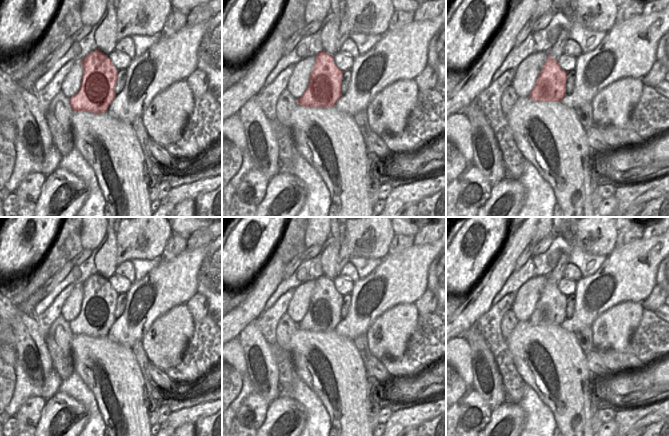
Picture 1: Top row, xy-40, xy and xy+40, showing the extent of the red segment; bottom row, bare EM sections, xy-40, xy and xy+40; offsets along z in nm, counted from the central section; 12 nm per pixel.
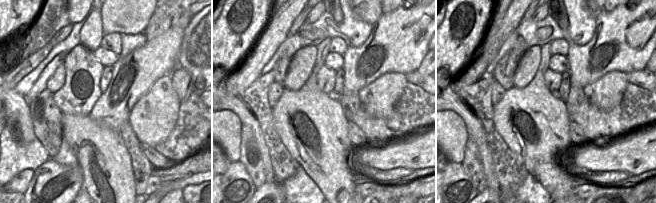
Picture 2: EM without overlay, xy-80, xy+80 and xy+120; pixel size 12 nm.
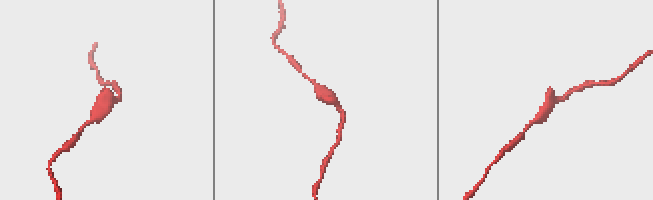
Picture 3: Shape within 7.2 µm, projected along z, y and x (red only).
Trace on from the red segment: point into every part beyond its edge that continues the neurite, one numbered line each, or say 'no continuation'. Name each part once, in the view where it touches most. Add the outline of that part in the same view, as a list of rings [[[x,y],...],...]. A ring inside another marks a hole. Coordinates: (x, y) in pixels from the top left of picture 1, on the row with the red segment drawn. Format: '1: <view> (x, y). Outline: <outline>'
no continuation

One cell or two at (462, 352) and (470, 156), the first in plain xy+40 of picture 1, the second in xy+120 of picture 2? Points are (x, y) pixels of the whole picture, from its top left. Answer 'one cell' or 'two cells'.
two cells

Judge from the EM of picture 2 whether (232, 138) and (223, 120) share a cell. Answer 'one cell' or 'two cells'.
one cell

